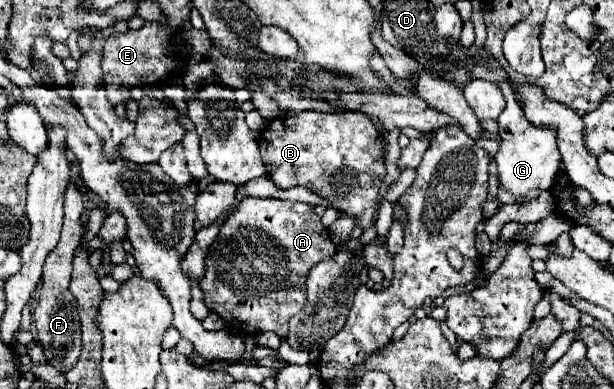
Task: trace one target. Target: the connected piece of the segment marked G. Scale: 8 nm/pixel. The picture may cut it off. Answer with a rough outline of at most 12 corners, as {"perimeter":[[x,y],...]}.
{"perimeter":[[509,85],[493,159],[517,199],[553,187],[555,127],[529,123]]}

